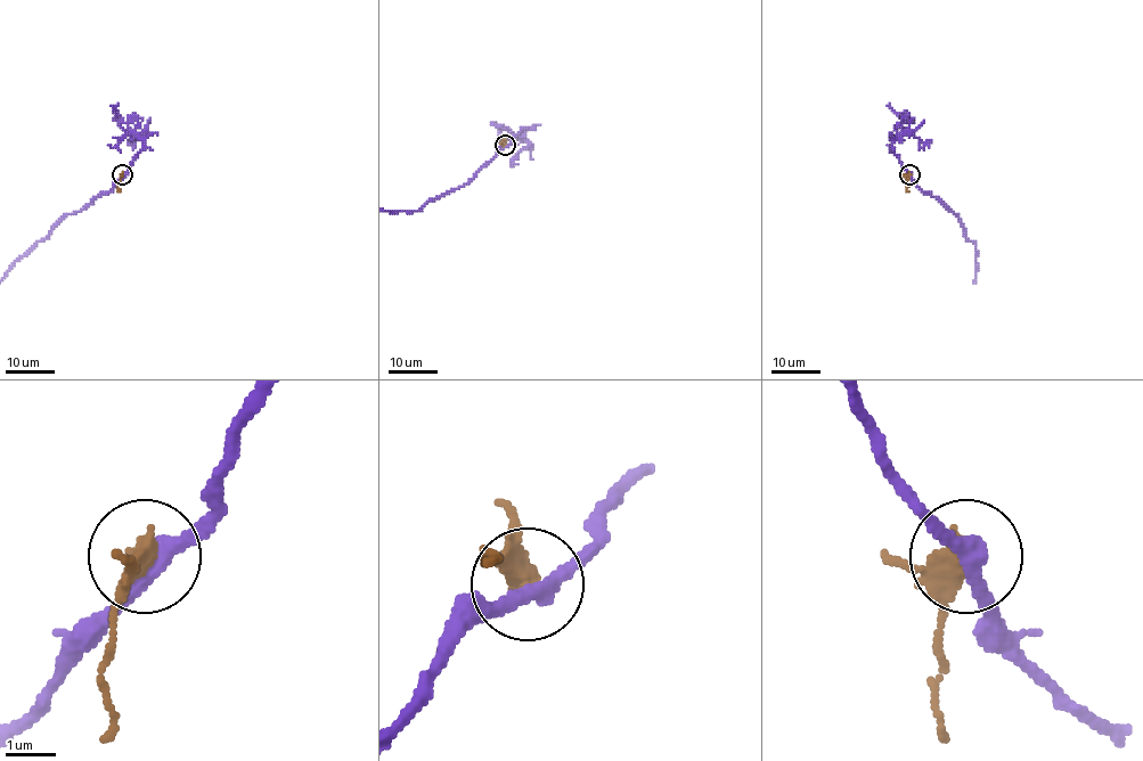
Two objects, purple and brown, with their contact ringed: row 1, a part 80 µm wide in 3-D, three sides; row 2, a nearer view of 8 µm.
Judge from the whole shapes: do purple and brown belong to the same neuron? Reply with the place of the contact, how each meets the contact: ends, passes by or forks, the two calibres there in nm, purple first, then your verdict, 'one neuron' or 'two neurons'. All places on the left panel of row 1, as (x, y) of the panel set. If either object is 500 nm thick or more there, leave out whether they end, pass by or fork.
(122, 174) | purple passes by | brown passes by | 320/320 nm | two neurons

